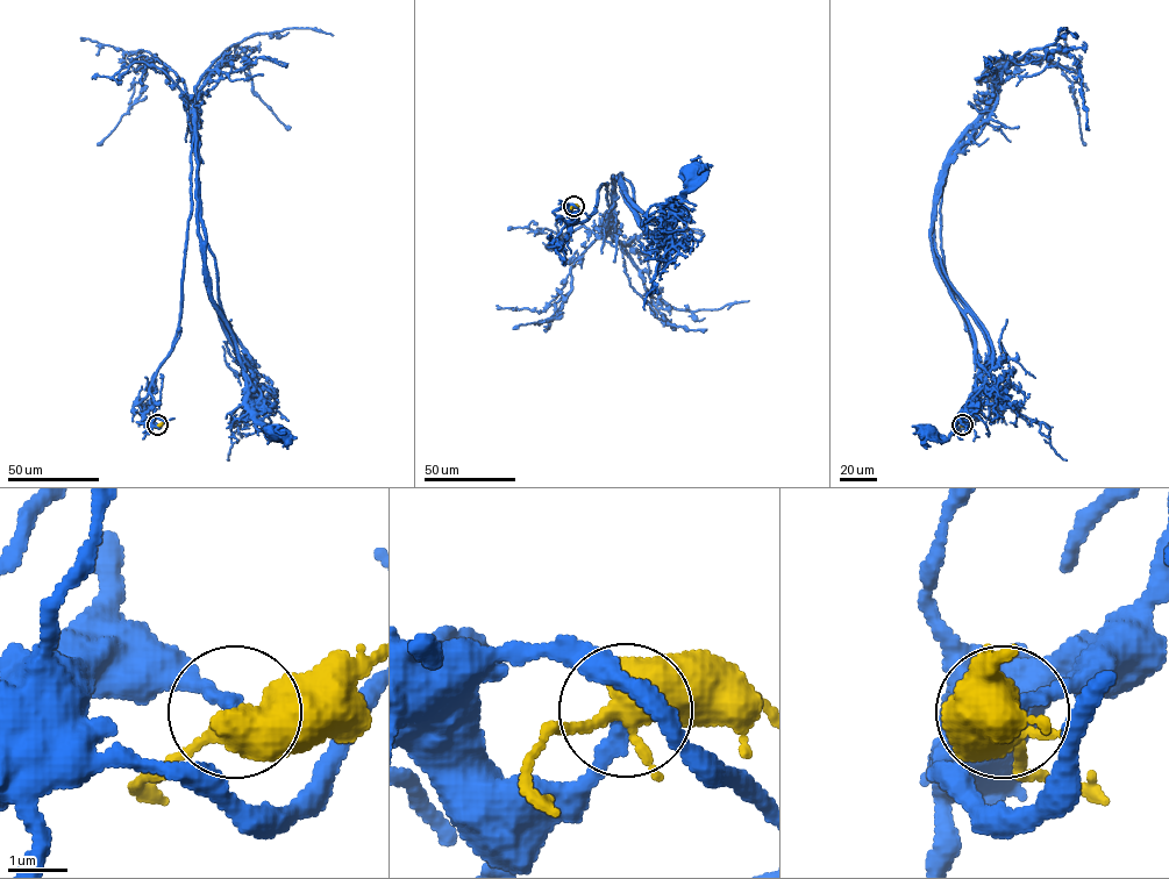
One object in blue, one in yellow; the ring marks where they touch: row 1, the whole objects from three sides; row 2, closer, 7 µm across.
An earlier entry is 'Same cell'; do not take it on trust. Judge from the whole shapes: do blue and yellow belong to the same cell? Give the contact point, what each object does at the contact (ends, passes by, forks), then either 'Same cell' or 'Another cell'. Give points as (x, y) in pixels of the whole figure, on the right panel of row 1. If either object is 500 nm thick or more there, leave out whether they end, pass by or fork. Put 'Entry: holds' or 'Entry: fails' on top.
Entry: fails
Place: (962, 424). At the ring blue ends. At the ring yellow forks. Another cell

